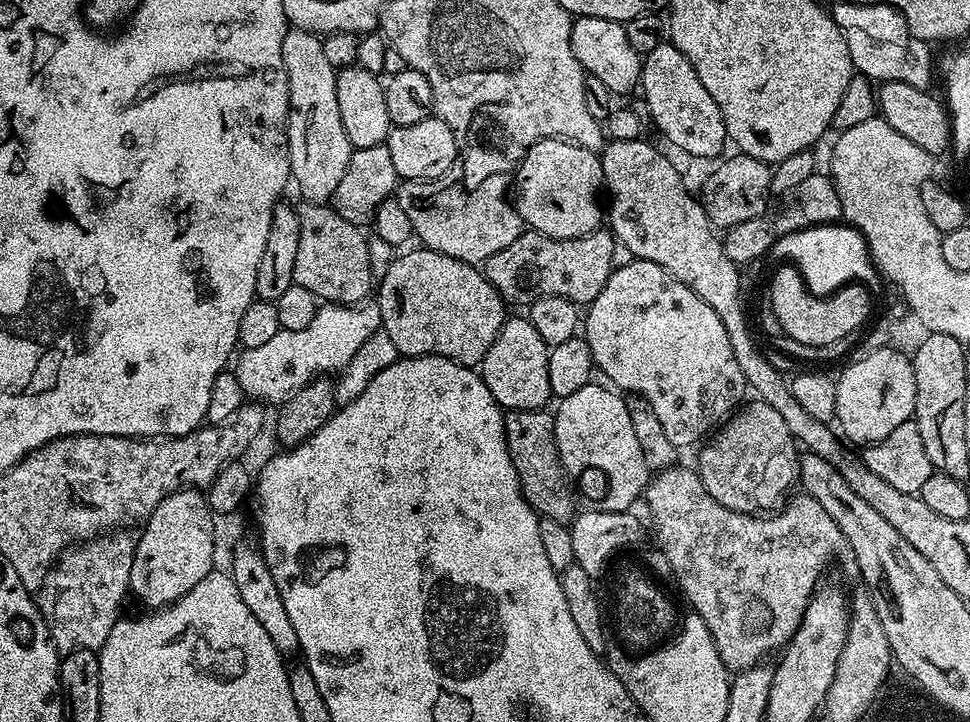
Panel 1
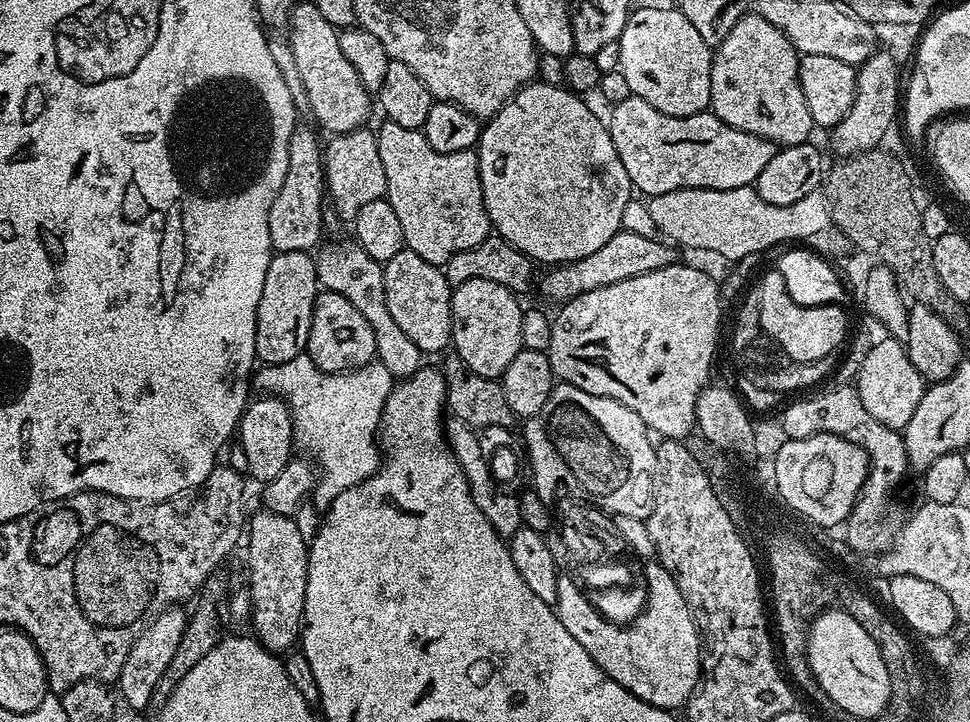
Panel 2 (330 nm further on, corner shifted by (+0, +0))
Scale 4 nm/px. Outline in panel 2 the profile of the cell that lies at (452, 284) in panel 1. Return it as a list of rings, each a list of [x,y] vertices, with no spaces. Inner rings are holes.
[[[407,250],[394,254],[394,258],[383,261],[384,285],[386,286],[386,306],[390,306],[390,314],[394,317],[394,323],[402,329],[402,334],[418,346],[421,354],[428,352],[443,353],[452,343],[452,290],[444,276],[443,267],[426,262],[426,258],[418,258],[418,254]]]

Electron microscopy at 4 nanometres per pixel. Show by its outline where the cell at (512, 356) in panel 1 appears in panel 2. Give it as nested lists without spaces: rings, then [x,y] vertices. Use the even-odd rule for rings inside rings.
[[[470,278],[470,282],[455,285],[452,290],[452,343],[455,355],[462,358],[469,373],[495,380],[503,376],[506,366],[524,347],[522,342],[522,314],[524,308],[519,304],[517,293],[511,292],[498,282],[486,282],[486,278]]]

